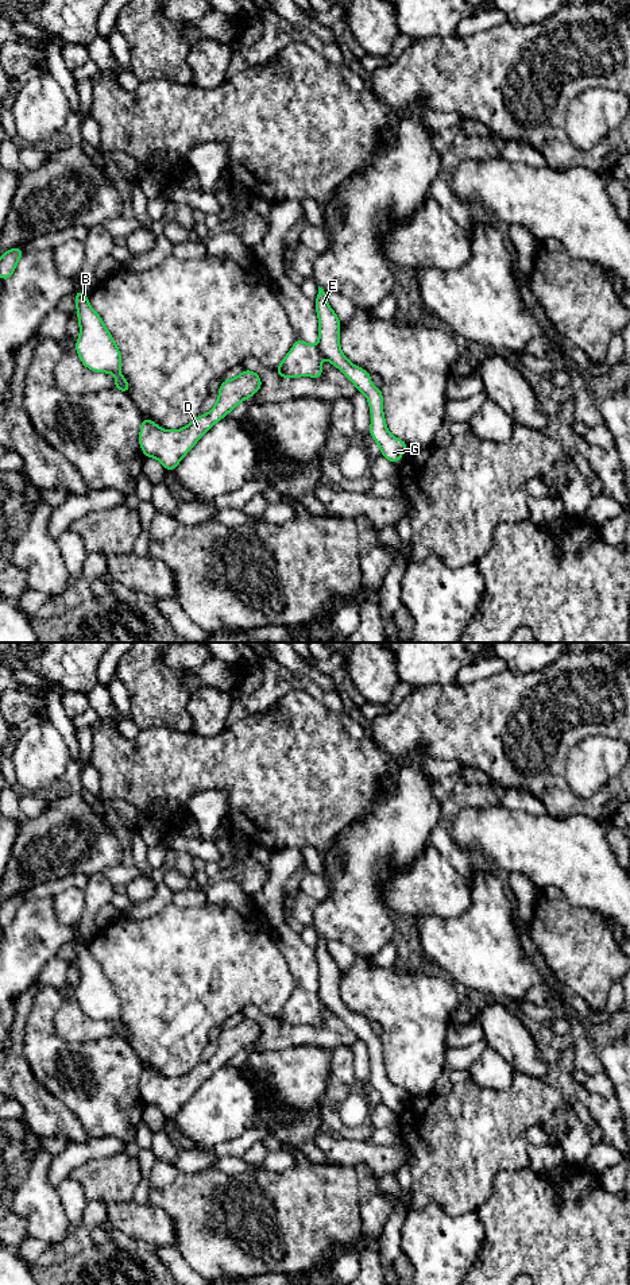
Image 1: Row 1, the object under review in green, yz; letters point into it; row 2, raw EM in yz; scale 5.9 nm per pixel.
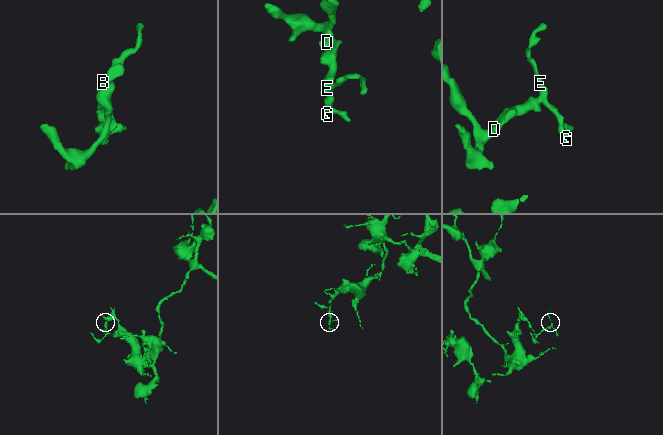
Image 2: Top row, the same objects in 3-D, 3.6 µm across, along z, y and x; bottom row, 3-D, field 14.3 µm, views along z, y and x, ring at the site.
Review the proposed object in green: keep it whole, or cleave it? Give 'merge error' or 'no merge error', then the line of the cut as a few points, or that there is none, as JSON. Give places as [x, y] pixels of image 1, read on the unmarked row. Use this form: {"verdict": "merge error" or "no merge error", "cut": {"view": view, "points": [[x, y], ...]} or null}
{"verdict": "merge error", "cut": {"view": "yz", "points": [[316, 994], [323, 1004]]}}

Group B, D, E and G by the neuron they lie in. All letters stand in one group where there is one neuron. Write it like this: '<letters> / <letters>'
B D / E G

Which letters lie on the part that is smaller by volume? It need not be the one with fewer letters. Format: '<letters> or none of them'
E, G

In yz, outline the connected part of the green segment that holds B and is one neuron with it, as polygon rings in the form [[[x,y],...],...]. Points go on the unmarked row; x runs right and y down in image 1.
[[[76,939],[76,956],[80,970],[80,985],[76,989],[78,1006],[92,1019],[113,1022],[113,1037],[128,1041],[130,1033],[120,1020],[120,999],[100,962],[89,953],[88,942]]]

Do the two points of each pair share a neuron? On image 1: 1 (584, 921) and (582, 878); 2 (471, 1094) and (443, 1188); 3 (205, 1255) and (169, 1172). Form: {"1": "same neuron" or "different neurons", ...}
{"1": "different neurons", "2": "same neuron", "3": "different neurons"}

